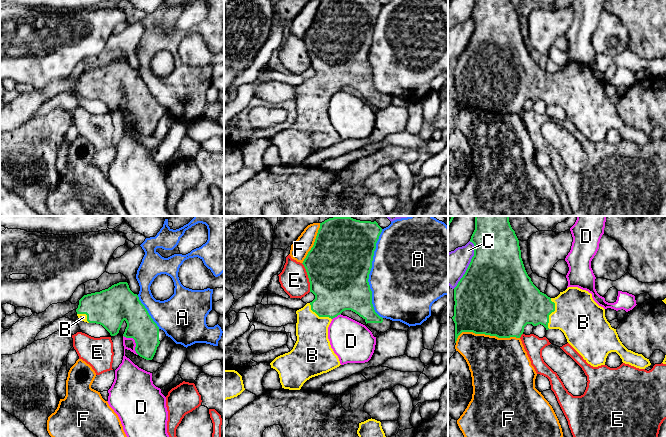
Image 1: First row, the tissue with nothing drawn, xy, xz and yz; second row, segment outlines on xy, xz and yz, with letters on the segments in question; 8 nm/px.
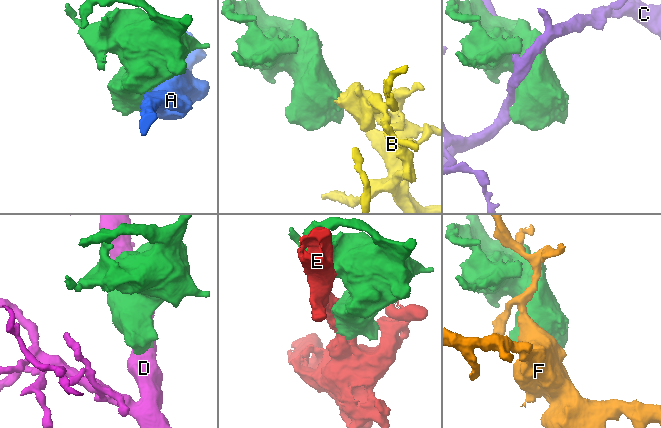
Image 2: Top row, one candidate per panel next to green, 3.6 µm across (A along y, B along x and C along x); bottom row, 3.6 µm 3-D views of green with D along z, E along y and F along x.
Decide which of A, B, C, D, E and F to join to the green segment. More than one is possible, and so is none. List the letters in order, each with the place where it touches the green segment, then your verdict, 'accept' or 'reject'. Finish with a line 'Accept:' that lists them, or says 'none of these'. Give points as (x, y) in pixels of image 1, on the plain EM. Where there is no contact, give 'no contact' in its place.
A: xz (369, 49) | reject
B: yz (551, 88) | accept
C: yz (469, 41) | reject
D: xy (135, 118) | reject
E: xz (308, 53) | reject
F: yz (485, 110) | reject
Accept: B

